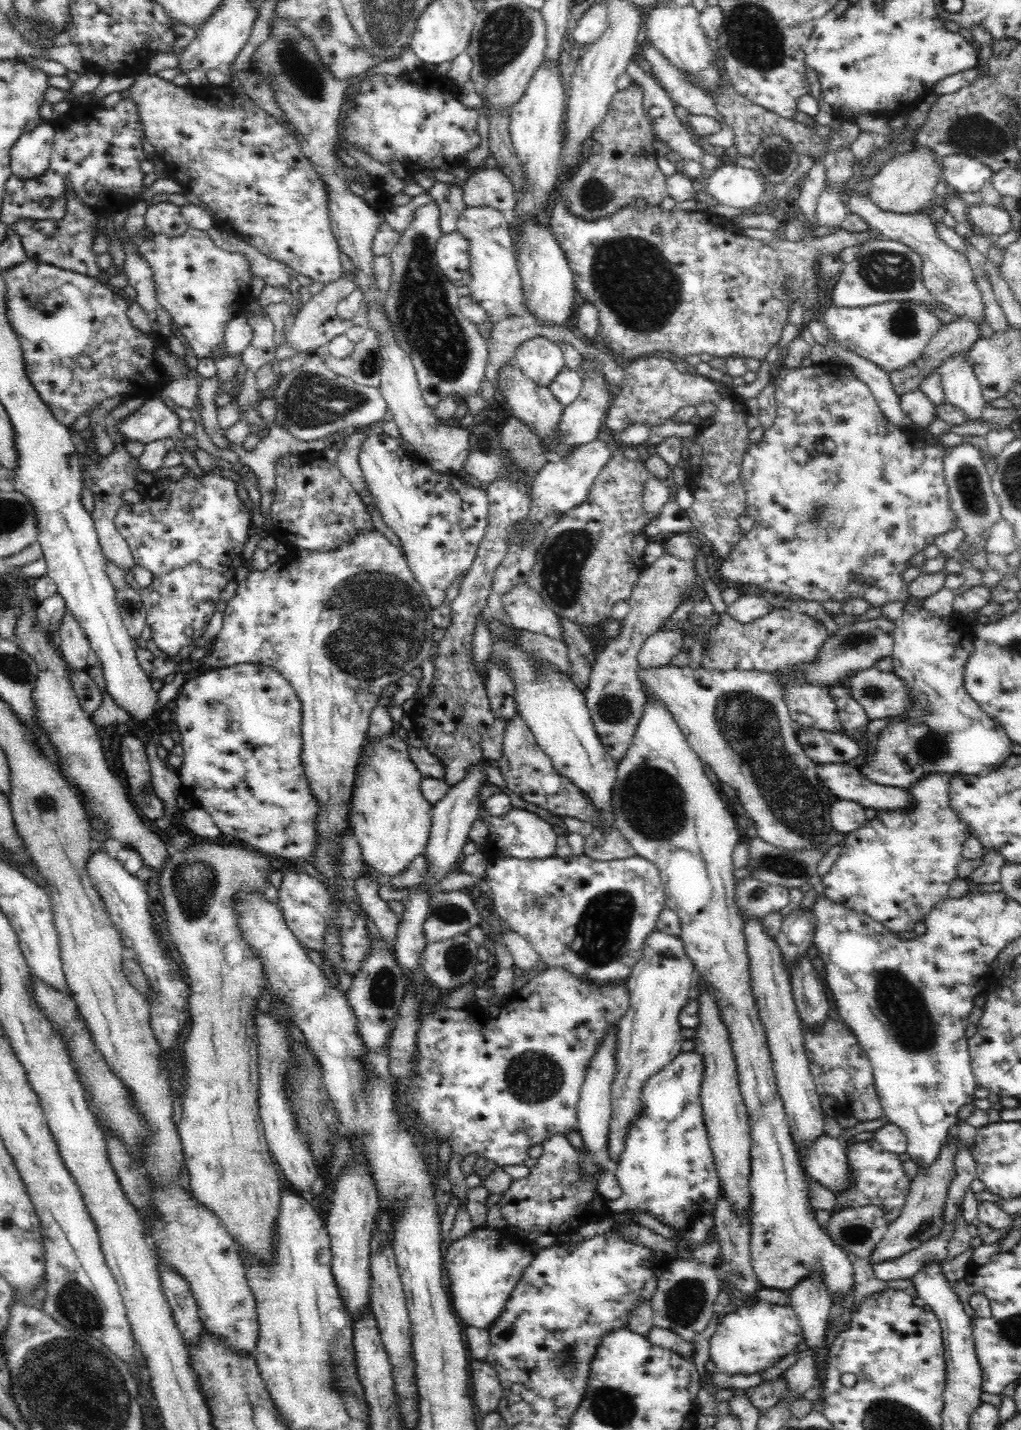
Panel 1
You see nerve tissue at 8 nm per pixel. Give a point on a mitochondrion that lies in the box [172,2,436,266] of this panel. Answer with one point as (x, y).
(299, 68)

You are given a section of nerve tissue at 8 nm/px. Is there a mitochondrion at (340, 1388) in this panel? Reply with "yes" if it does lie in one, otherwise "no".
yes

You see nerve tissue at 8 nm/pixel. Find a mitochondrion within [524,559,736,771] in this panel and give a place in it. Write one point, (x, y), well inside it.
(614, 708)

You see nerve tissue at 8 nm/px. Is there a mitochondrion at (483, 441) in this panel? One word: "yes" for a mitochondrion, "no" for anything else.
yes

